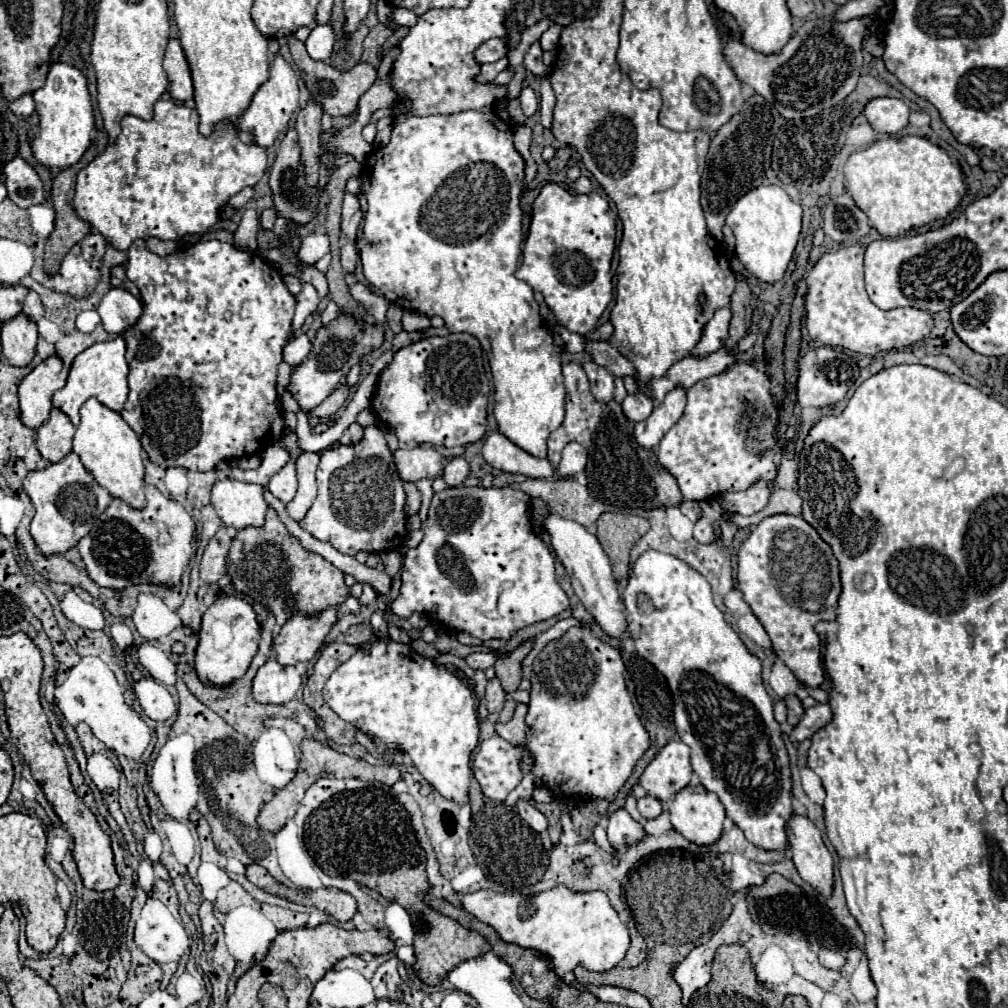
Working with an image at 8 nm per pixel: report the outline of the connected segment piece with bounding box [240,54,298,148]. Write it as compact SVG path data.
M276 54L270 62L270 78L258 88L250 106L244 110L246 114L242 114L242 118L240 118L240 128L254 136L254 144L268 148L270 144L274 144L278 134L288 126L288 120L290 120L290 116L296 108L298 108L298 78L296 78L296 72L292 70L292 66L280 54Z

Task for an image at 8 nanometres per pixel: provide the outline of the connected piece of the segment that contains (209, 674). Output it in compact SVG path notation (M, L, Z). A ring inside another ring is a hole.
M220 596L202 616L200 642L196 648L196 674L202 684L228 686L248 670L252 658L258 652L260 624L256 620L254 608L238 596Z

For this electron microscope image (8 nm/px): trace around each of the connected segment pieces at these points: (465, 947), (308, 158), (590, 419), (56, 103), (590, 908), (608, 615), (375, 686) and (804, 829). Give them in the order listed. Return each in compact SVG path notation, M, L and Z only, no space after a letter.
M428 908L428 920L412 920L414 924L414 950L416 950L416 964L414 970L418 974L418 978L428 984L428 986L436 986L444 980L444 976L454 970L460 962L476 958L480 954L486 954L492 950L492 946L474 930L464 928L462 924L458 924L456 920Z
M308 100L308 104L300 110L296 118L296 130L300 134L304 166L308 172L308 184L312 186L316 186L320 178L320 168L318 168L318 152L320 152L318 136L322 132L320 118L322 118L322 106L316 100Z
M568 362L562 366L562 374L564 374L564 384L566 384L566 418L564 424L554 430L548 438L548 462L556 468L560 462L560 452L568 442L580 442L580 444L588 444L592 440L592 434L596 430L596 424L600 422L600 414L602 414L602 404L590 394L590 384L586 378L586 372L580 364Z
M56 62L50 66L44 88L40 88L40 92L34 92L32 98L40 116L40 128L36 140L32 142L36 160L48 168L68 168L76 164L88 150L90 134L94 130L94 108L86 76L76 66Z
M564 884L534 896L478 890L464 894L462 906L480 922L492 926L502 940L544 954L552 962L558 976L574 970L576 966L596 972L610 970L624 960L630 948L628 924L620 920L618 912L610 906L610 900L602 890L576 892Z
M550 512L544 518L544 528L550 534L552 540L552 548L558 556L558 560L562 562L562 566L566 568L570 580L572 580L572 588L576 592L576 596L582 600L582 604L586 606L586 610L594 616L594 620L602 626L602 630L608 636L616 636L620 640L628 638L628 630L626 630L626 616L624 616L624 604L618 596L616 590L616 580L612 576L612 568L610 568L610 560L606 556L606 552L602 550L598 538L594 534L590 534L582 524L562 518L554 512Z
M390 636L376 638L372 640L370 650L358 646L356 654L334 670L322 696L342 720L354 724L364 734L378 738L382 744L394 744L444 798L452 798L460 804L468 802L468 784L472 778L470 756L480 740L478 702L472 688L448 672L446 666L418 654L410 644L396 642Z
M792 814L786 822L788 850L798 874L812 884L822 896L832 892L832 866L834 860L822 842L820 830L812 820L800 814Z

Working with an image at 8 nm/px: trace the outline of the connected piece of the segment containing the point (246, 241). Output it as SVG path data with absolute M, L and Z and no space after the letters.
M246 208L242 222L238 226L238 230L234 232L234 246L240 250L250 250L256 252L256 232L260 228L260 216L256 210Z

